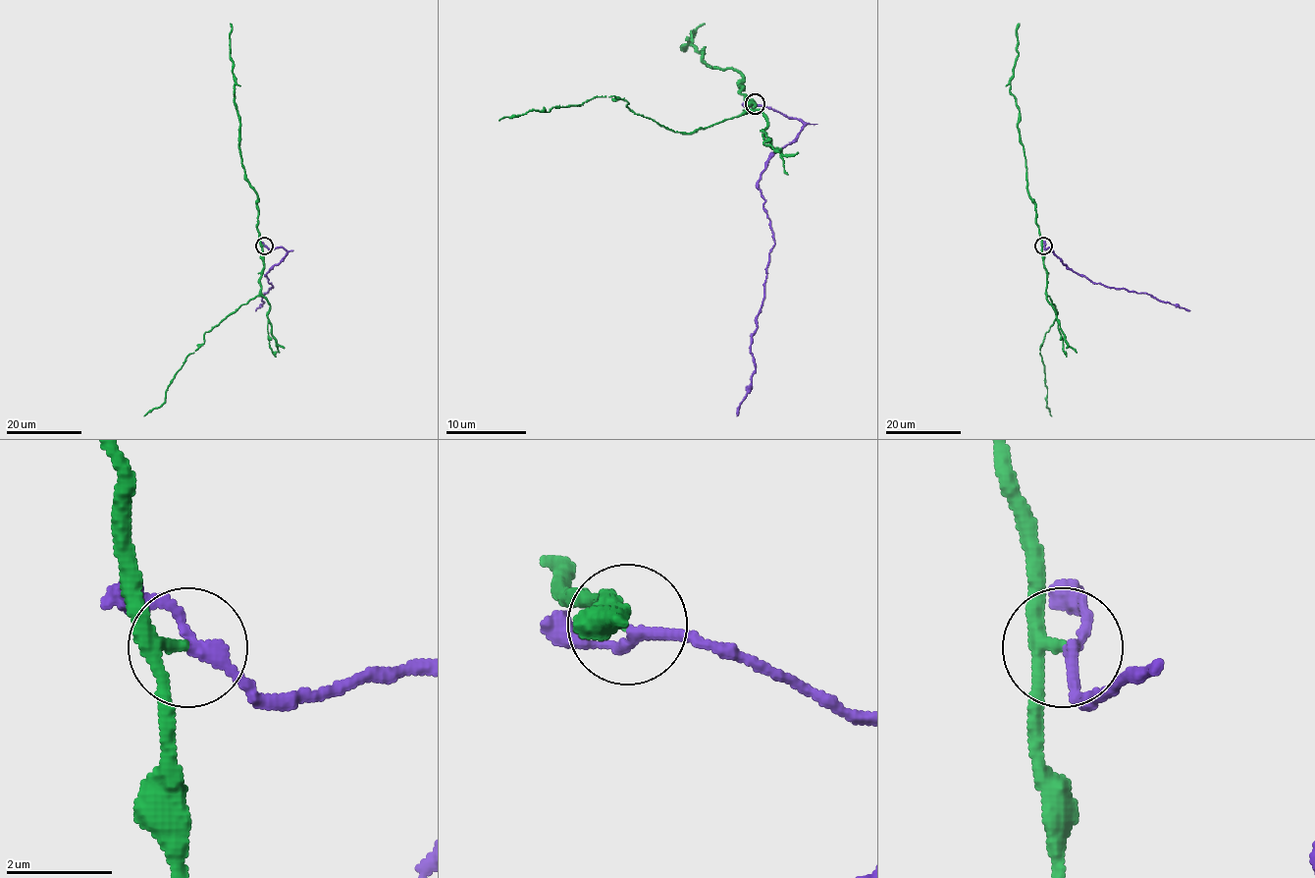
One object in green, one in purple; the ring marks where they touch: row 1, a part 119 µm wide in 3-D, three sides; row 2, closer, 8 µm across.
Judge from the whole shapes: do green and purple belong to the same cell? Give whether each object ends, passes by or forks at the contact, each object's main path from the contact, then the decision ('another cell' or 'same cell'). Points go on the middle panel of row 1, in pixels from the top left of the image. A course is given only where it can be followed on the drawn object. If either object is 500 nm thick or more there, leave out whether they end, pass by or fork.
green passes by | purple passes by | green via (755, 104), (741, 94), (741, 76), (703, 60), (703, 48), (699, 52), (693, 46), (693, 31), (683, 52) | purple via (755, 104), (793, 118), (804, 129), (769, 158), (758, 181), (775, 246), (751, 350), (751, 390), (737, 416) | another cell

